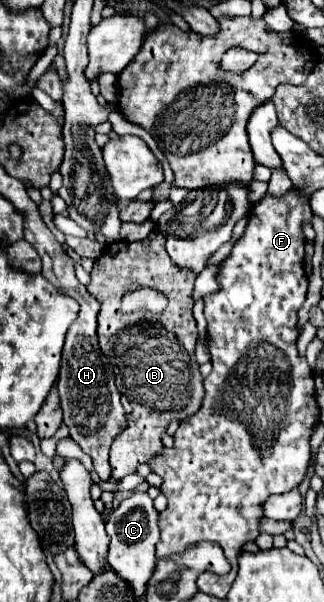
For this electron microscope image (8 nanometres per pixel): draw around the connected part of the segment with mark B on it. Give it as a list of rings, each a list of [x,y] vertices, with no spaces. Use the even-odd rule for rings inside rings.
[[[151,233],[137,243],[111,243],[105,253],[95,261],[89,293],[101,303],[97,337],[101,351],[117,369],[117,389],[131,401],[133,411],[127,415],[127,427],[113,439],[109,451],[111,476],[122,479],[135,473],[141,463],[149,463],[165,447],[161,435],[173,419],[185,419],[193,415],[203,401],[203,377],[195,361],[197,327],[193,319],[193,291],[195,273],[179,267],[165,251],[165,237]],[[133,287],[155,287],[169,299],[165,315],[123,313],[119,309],[121,295]],[[165,347],[165,351],[161,351]]]

